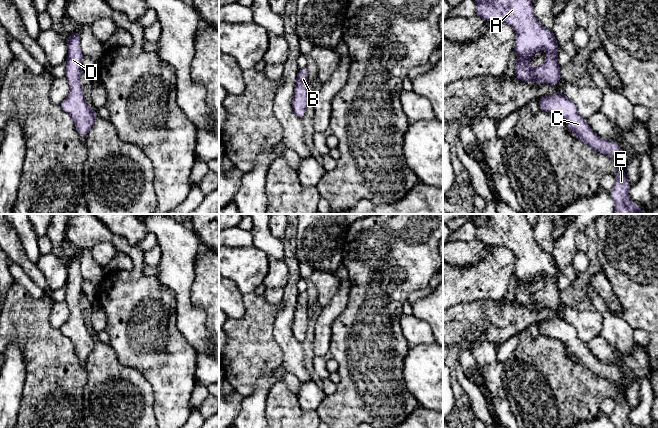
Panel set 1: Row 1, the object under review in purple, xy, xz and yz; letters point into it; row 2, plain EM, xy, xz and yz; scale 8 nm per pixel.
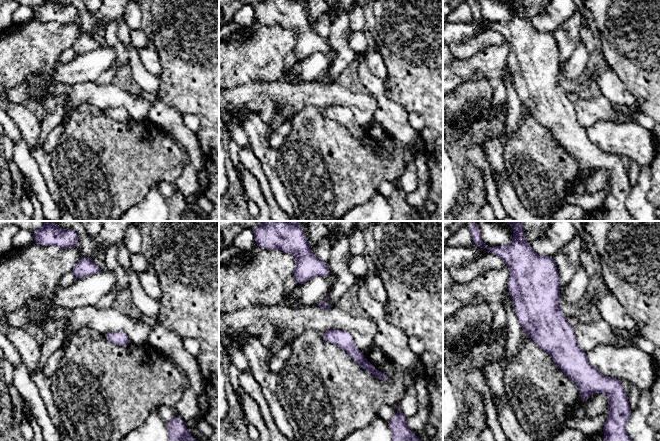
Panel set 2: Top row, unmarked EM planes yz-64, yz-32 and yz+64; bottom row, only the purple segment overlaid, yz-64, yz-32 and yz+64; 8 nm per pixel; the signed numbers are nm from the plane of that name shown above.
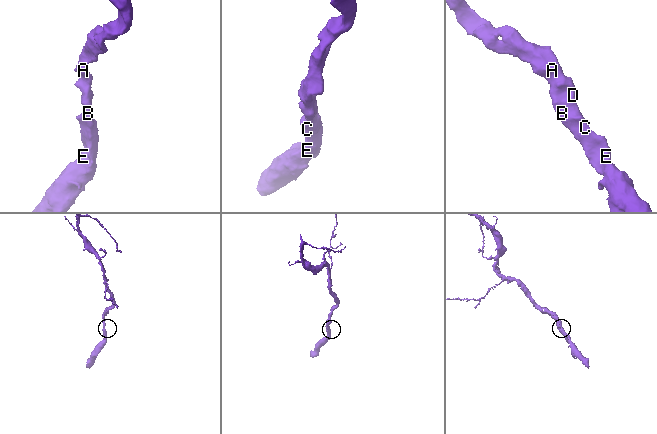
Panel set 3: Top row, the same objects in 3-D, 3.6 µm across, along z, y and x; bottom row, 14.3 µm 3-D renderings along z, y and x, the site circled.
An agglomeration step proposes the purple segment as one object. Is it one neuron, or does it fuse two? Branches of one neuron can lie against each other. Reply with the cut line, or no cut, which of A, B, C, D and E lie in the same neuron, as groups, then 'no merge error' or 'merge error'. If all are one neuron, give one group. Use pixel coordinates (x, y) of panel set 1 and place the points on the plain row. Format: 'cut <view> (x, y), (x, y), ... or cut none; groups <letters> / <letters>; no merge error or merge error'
cut none; groups A B C D E; no merge error

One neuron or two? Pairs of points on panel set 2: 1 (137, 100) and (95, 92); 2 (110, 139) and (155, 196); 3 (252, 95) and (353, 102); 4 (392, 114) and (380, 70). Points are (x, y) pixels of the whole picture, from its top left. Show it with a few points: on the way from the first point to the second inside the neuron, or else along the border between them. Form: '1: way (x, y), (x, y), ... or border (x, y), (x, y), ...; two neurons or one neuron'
1: way (127, 100), (116, 96), (105, 96); one neuron
2: border (158, 181), (149, 188), (142, 200), (133, 205); two neurons
3: way (277, 95), (328, 95); one neuron
4: border (366, 64), (384, 82); two neurons

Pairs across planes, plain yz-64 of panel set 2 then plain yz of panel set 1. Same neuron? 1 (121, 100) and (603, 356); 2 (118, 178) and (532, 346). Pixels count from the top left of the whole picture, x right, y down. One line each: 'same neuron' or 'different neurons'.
1: different neurons
2: same neuron

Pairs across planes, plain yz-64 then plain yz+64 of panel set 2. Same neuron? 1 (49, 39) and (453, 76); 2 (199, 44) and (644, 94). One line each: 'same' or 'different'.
1: same
2: same

